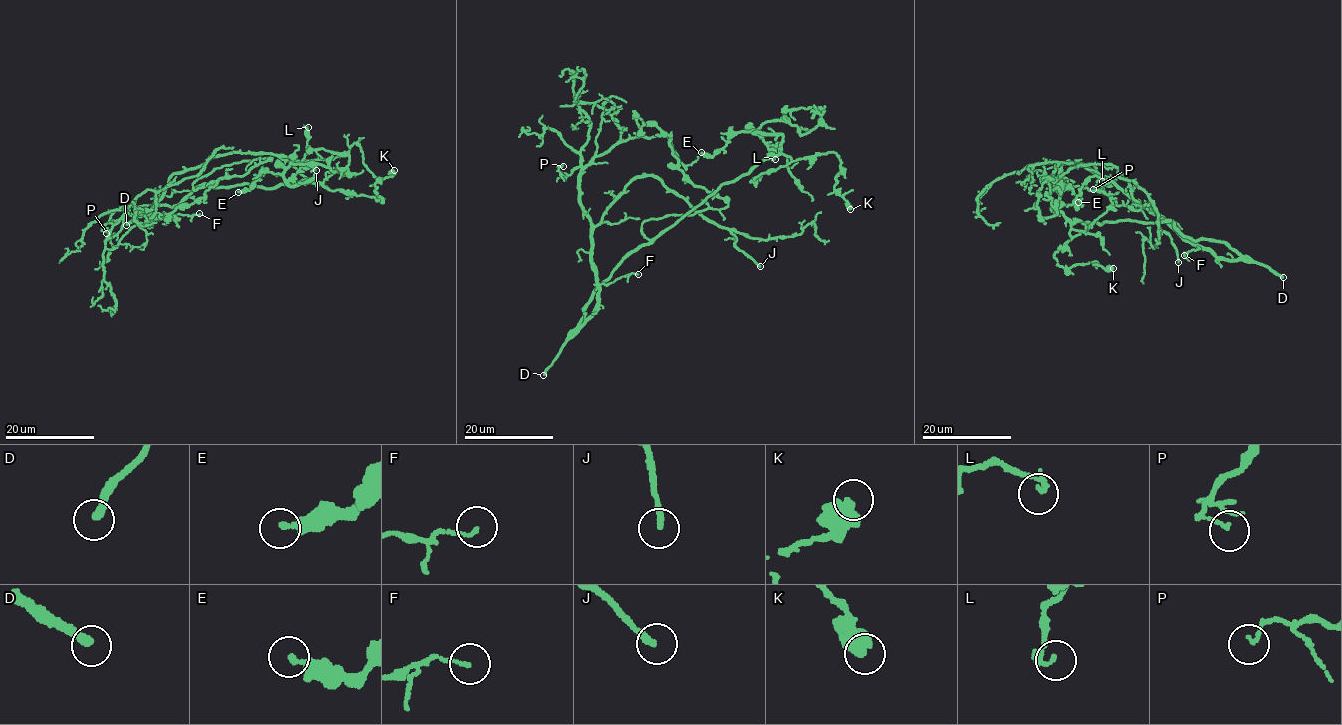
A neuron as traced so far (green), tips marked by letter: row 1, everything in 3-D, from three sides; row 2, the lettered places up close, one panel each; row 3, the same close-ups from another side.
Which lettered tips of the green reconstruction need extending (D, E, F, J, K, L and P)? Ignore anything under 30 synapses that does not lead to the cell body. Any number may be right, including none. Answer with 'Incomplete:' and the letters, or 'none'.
Incomplete: D

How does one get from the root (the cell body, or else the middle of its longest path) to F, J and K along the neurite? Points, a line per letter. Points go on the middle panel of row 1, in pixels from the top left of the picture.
F: (590, 302), (580, 325), (593, 310), (602, 283), (609, 285), (630, 273), (638, 274)
J: (590, 302), (580, 325), (597, 302), (593, 229), (634, 177), (655, 176), (728, 227), (738, 249), (760, 266)
K: (590, 302), (625, 257), (770, 157), (836, 153), (834, 191), (850, 209)

